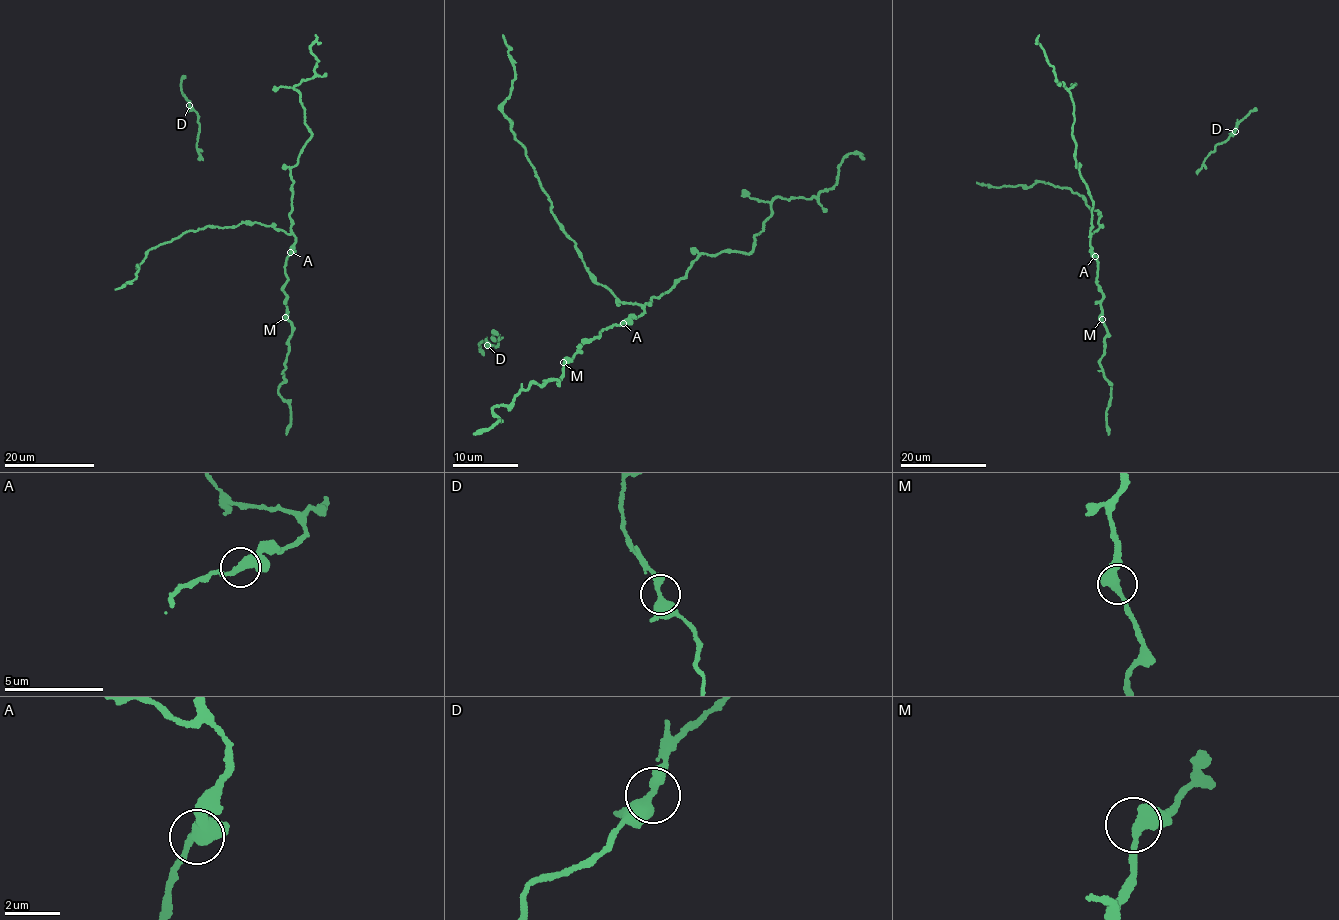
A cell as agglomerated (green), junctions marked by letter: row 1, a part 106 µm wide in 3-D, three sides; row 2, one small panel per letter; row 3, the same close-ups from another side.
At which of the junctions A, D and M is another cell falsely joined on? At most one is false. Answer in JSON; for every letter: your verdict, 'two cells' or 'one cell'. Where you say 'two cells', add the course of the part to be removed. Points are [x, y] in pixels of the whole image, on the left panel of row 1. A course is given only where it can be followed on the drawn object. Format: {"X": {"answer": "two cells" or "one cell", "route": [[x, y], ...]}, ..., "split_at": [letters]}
{"A": {"answer": "one cell"}, "D": {"answer": "one cell"}, "M": {"answer": "one cell"}, "split_at": []}

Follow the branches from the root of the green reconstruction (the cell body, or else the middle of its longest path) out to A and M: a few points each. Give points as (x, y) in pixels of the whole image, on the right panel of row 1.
A: (1092, 224), (1090, 245), (1095, 256)
M: (1092, 224), (1090, 245), (1097, 258), (1097, 284), (1103, 297), (1102, 319)

